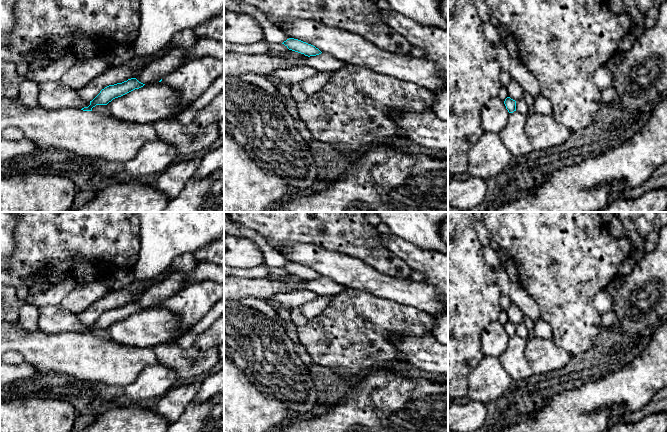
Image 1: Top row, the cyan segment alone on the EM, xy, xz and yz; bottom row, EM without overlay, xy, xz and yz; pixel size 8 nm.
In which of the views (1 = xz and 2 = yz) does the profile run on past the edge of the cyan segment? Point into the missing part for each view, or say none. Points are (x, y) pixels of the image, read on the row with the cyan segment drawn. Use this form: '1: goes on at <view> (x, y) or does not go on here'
1: does not go on here
2: does not go on here

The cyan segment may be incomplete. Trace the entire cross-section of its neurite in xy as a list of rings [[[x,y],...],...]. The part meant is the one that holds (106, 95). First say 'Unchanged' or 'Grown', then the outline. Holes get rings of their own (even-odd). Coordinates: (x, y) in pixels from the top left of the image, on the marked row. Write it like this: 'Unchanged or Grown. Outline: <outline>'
Unchanged. Outline: [[[136,78],[128,79],[122,83],[117,83],[114,85],[109,85],[102,89],[100,93],[90,101],[88,107],[84,107],[83,111],[92,111],[92,108],[96,105],[107,105],[113,99],[121,97],[135,89],[143,87],[145,84],[139,82]]]

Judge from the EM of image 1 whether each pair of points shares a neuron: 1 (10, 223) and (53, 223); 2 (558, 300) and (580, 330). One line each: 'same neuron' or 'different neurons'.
1: different neurons
2: same neuron

